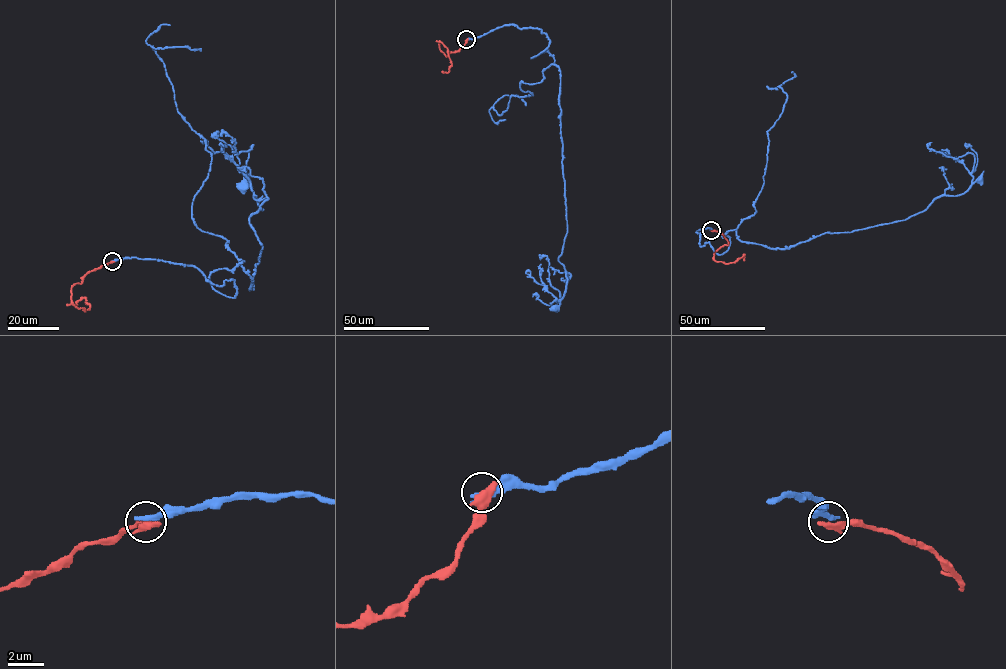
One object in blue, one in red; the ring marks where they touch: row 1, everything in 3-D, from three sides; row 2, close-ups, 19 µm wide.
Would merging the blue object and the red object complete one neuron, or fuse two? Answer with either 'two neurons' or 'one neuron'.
two neurons

